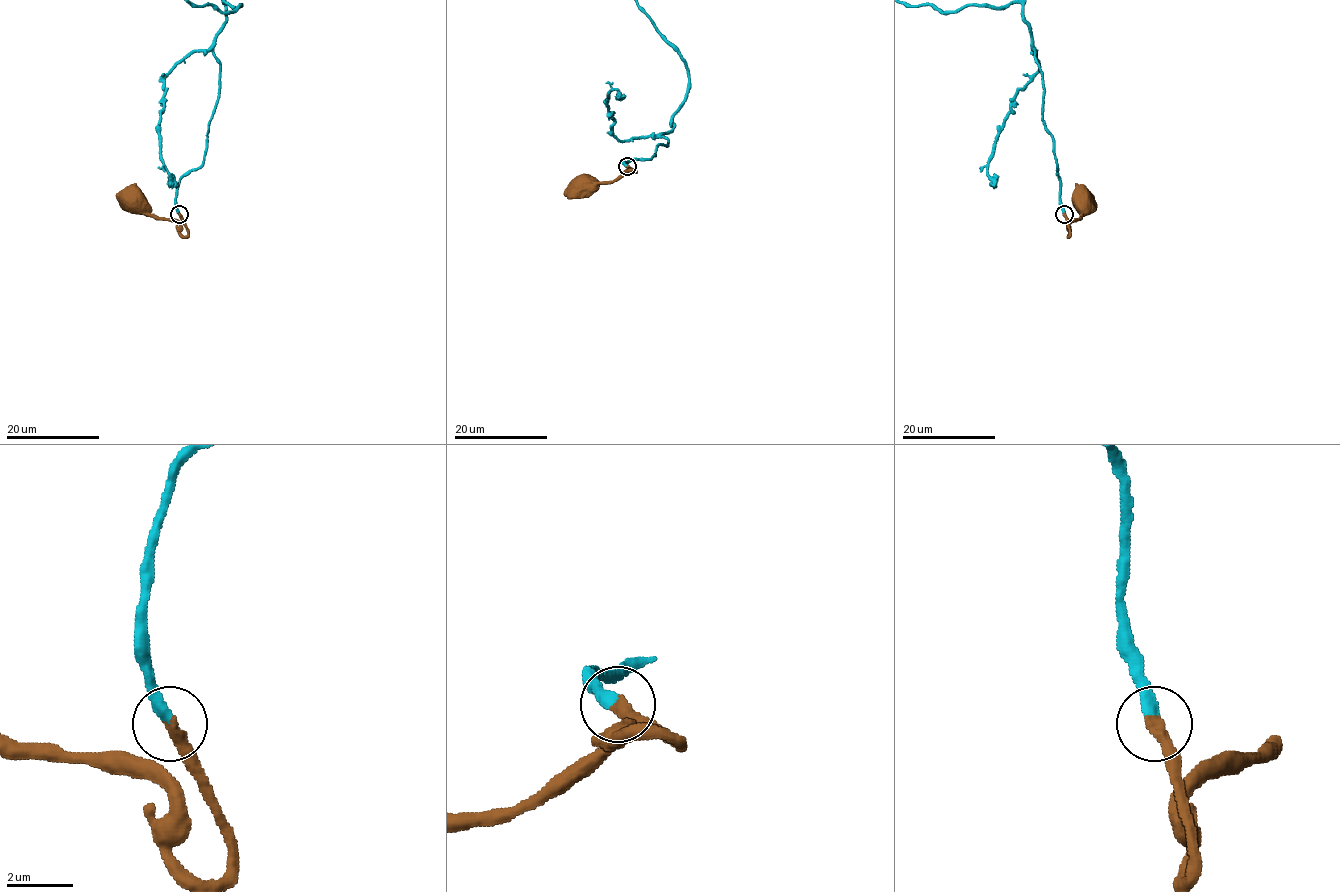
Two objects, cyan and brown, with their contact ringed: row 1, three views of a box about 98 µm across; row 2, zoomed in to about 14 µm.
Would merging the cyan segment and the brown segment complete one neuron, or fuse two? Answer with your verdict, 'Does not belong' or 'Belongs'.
Belongs

